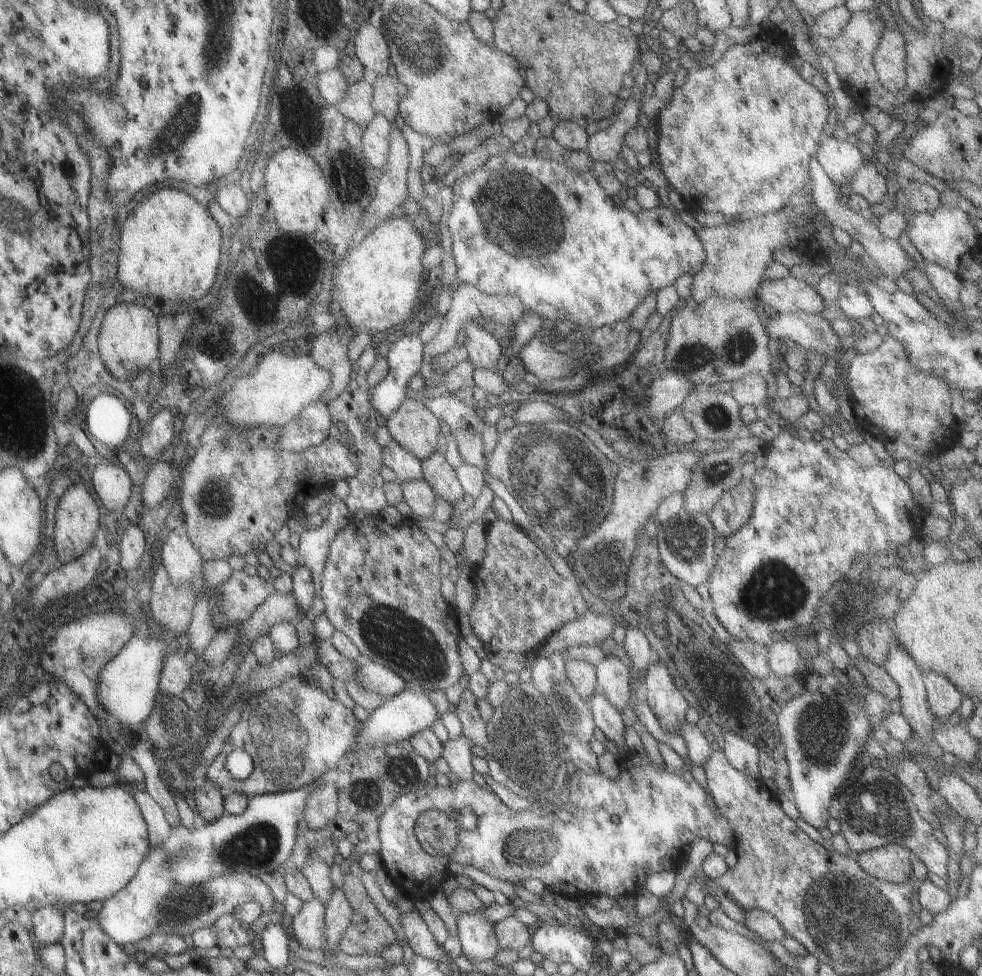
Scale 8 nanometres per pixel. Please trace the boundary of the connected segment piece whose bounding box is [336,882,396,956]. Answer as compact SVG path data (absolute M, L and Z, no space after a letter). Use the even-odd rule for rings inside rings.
M362 883L349 884L345 898L351 906L352 922L339 938L336 952L341 951L349 956L379 955L385 946L396 942L395 930L367 897L363 896ZM363 898L367 904L357 902Z

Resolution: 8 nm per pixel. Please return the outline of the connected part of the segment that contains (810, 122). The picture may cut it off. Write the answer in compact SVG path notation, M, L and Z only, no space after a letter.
M771 31L766 32L765 38L750 38L745 44L735 43L727 47L725 52L721 54L721 58L712 66L701 66L687 72L687 76L680 79L680 85L672 90L670 98L667 100L667 106L661 110L661 119L657 120L659 122L659 136L657 136L656 147L659 169L669 186L680 195L681 200L685 200L687 204L693 204L697 210L717 212L717 214L723 214L727 219L749 220L751 217L783 208L788 204L791 194L805 190L807 187L809 158L814 156L820 143L822 128L827 120L829 109L824 94L810 83L805 82L799 73L789 66L787 52L785 52L785 48L781 48L776 36L778 36L777 32Z

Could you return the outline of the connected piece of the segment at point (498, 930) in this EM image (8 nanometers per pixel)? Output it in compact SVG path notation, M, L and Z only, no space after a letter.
M506 916L492 925L499 950L513 950L518 953L529 944L531 928L526 927L514 917Z

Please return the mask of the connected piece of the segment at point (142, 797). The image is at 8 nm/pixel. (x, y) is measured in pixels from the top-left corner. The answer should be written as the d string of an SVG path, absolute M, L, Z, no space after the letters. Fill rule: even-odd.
M129 783L133 788L132 798L135 800L136 807L139 808L141 817L146 825L147 841L151 849L158 848L170 834L170 827L167 825L161 810L153 800L149 799L146 792L136 789L135 784Z

